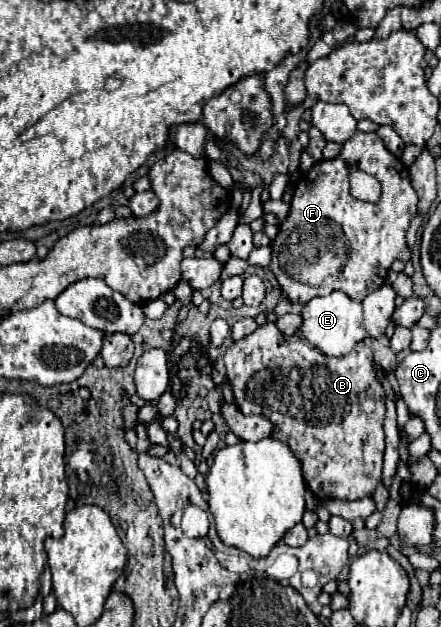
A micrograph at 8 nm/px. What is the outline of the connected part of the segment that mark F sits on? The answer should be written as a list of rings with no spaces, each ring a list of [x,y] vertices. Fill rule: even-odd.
[[[356,132],[350,140],[344,142],[338,158],[320,160],[318,164],[314,164],[312,170],[308,170],[300,178],[294,190],[290,214],[286,222],[280,224],[280,232],[272,242],[270,262],[270,270],[280,282],[284,296],[290,302],[306,304],[316,296],[324,296],[332,290],[342,290],[352,300],[362,302],[368,294],[372,294],[386,282],[386,274],[394,260],[410,260],[410,250],[406,246],[406,230],[410,226],[410,220],[416,216],[416,202],[418,196],[410,184],[408,168],[402,164],[402,160],[388,152],[388,148],[376,132]],[[348,164],[356,164],[360,170],[378,178],[378,182],[382,184],[382,196],[378,204],[360,202],[350,196]],[[330,230],[344,232],[348,244],[346,264],[334,278],[328,278],[326,282],[322,278],[306,278],[304,272],[308,264],[302,262],[302,258],[296,258],[296,264],[292,266],[292,240],[302,238],[304,234],[330,234]],[[292,268],[296,268],[300,280],[292,278]]]

